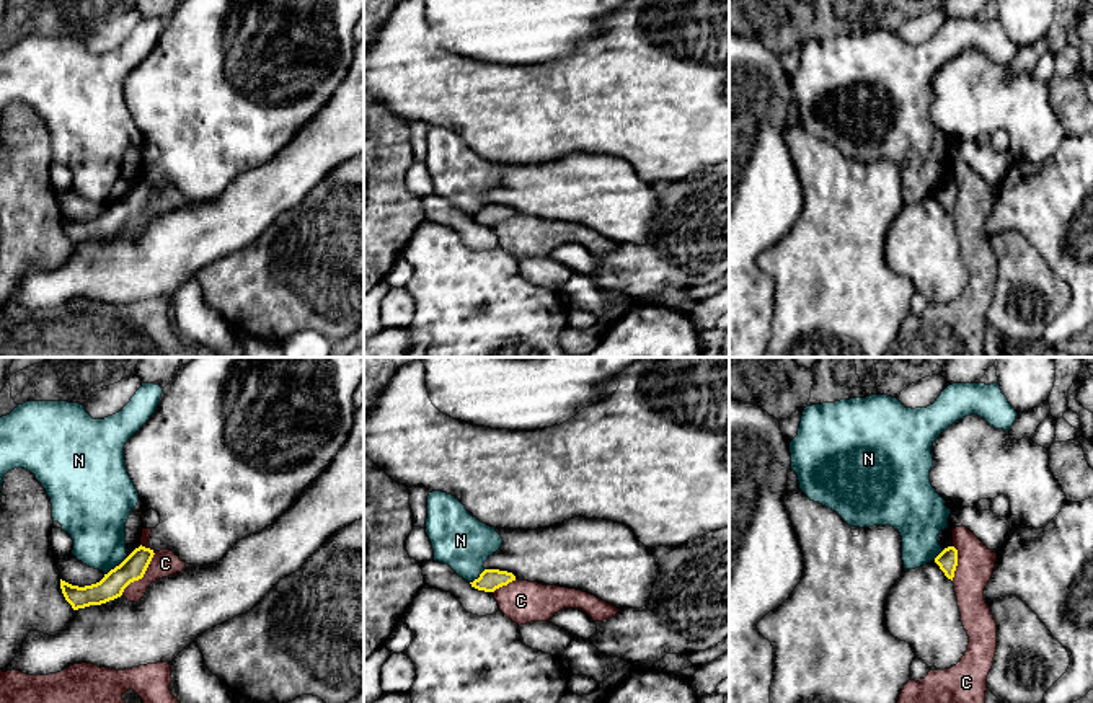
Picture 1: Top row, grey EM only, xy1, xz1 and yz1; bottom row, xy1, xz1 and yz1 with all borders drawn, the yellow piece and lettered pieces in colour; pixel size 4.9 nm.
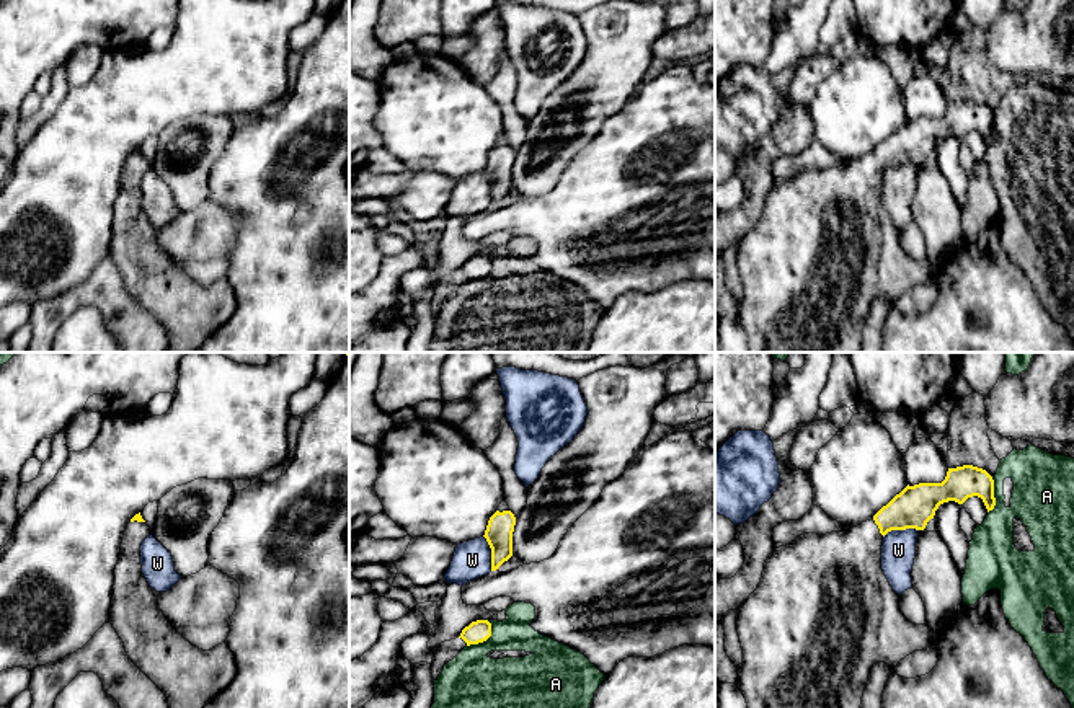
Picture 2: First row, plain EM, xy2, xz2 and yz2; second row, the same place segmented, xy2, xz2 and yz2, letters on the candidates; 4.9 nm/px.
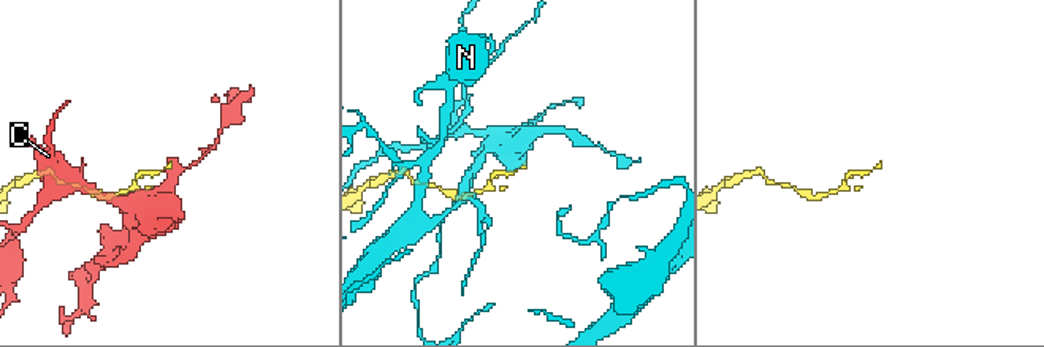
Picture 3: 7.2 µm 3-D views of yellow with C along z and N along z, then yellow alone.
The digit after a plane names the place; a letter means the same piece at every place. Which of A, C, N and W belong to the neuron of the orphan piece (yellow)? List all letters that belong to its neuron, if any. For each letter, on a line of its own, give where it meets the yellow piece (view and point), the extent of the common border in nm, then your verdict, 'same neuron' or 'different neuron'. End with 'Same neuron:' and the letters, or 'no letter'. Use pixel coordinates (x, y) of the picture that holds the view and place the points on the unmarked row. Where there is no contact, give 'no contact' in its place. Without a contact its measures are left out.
A: xz2 (485, 274) | 170 nm | different neuron
C: xy1 (142, 211) | 280 nm | different neuron
N: xy1 (116, 201) | 140 nm | different neuron
W: yz2 (901, 163) | 190 nm | different neuron
Same neuron: no letter

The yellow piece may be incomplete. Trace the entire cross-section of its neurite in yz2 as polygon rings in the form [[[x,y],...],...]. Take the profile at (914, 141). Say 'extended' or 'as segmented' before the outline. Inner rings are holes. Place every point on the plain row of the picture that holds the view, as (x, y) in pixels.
extended | [[[978,101],[948,103],[942,117],[906,121],[870,155],[826,170],[803,168],[790,179],[774,183],[764,197],[757,223],[739,240],[736,261],[743,282],[738,320],[748,338],[749,352],[859,352],[863,325],[873,299],[896,302],[906,290],[937,281],[940,269],[925,259],[911,258],[899,245],[899,230],[881,204],[883,171],[891,165],[924,165],[940,139],[968,132],[983,134],[987,147],[994,144],[994,114]]]

